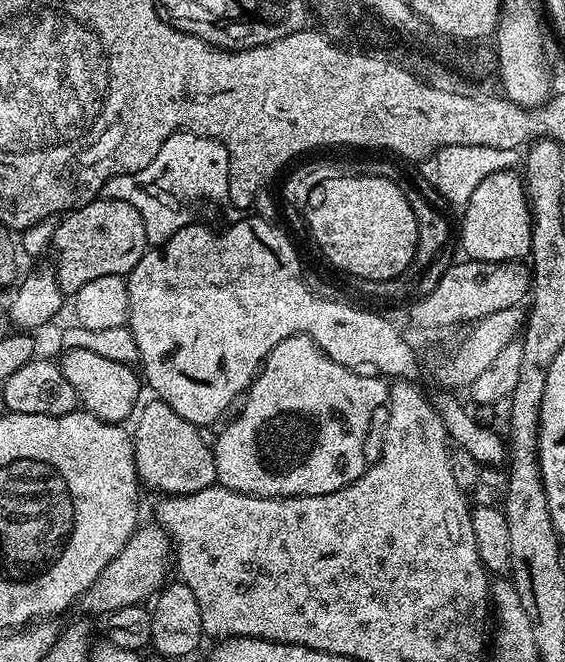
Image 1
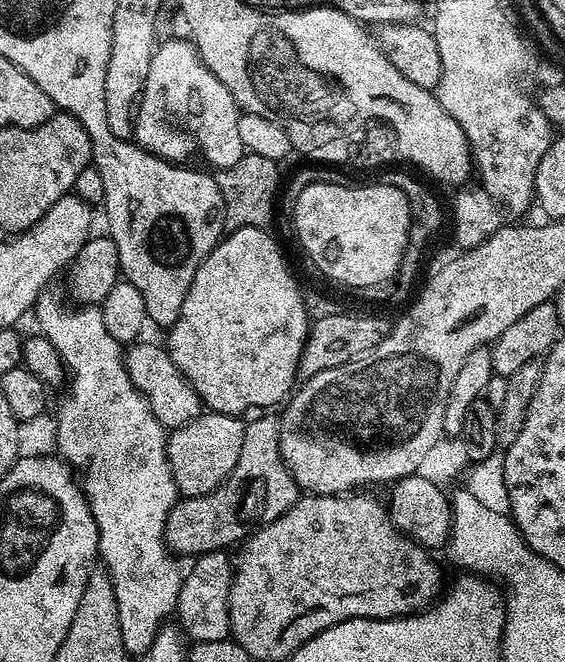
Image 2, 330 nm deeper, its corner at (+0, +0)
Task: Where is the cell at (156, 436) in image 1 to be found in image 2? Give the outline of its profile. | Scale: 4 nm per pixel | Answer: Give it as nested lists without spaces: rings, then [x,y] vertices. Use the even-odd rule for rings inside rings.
[[[211,410],[201,411],[198,418],[186,422],[186,426],[174,428],[168,432],[168,461],[170,474],[174,474],[176,491],[181,497],[205,496],[210,494],[228,477],[230,470],[238,466],[238,458],[242,454],[242,438],[245,421],[240,416],[227,416]]]

